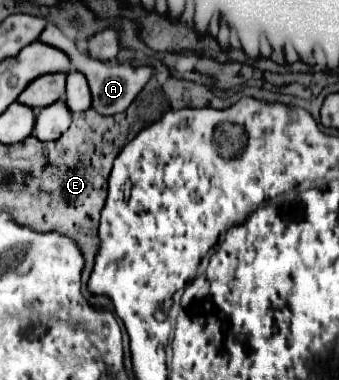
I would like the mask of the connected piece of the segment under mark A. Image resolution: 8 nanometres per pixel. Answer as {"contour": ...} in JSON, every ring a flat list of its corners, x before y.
{"contour":[[47,24,47,28,41,32,39,40,69,54,69,60,71,60,73,70,81,72,81,74,89,80,89,90,91,90,91,96,93,96,91,108,93,108,95,112,103,114,103,116,113,116,113,114,125,112,127,106,135,100,135,96,141,92,141,88,147,84,147,80,151,78,151,72,153,72,149,66,133,68,133,66,129,66,129,64,117,64,117,66,111,66,111,68,109,68,105,62,91,60,87,54,81,54,81,52,75,48,75,42,71,42,55,24]]}

